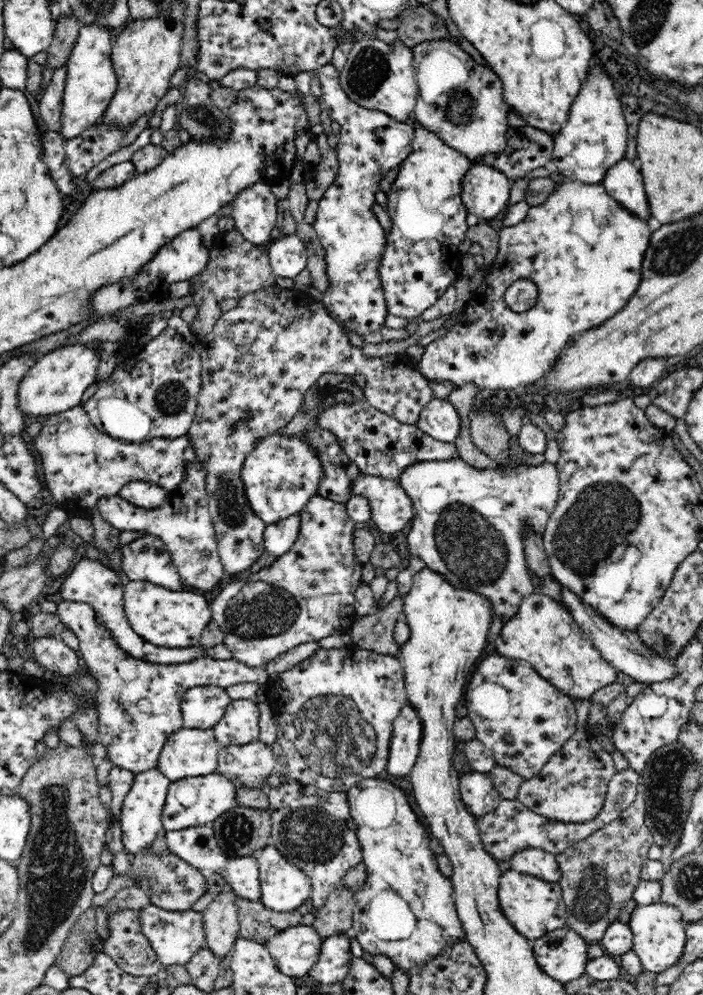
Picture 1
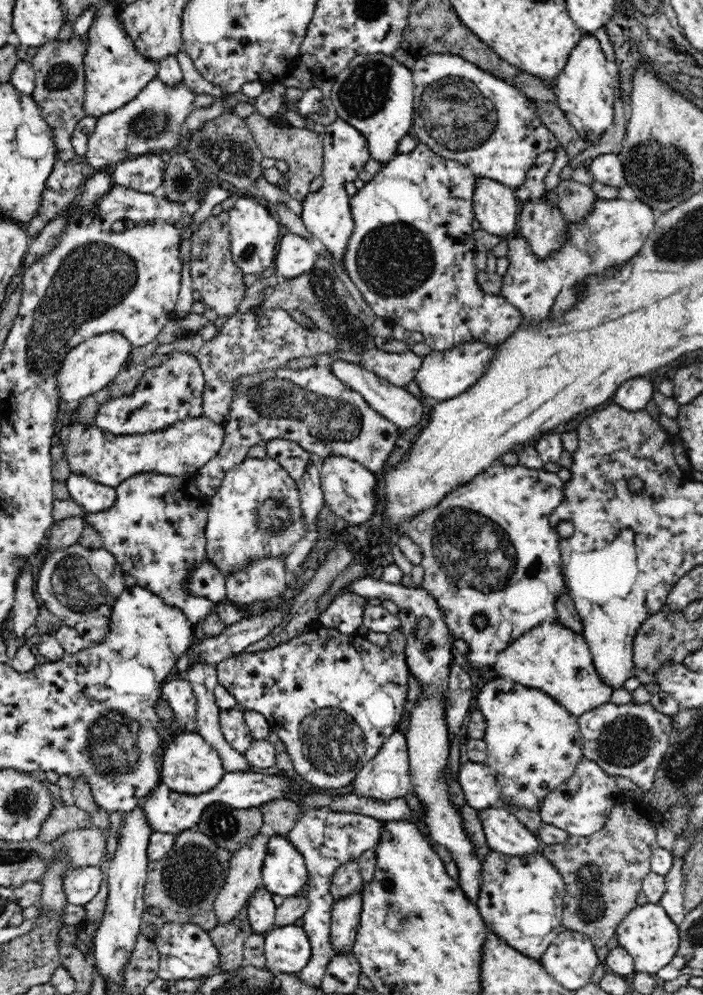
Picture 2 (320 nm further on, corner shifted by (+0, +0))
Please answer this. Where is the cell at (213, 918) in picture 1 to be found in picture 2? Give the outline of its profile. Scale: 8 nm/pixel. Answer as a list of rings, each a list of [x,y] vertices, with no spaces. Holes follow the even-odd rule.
[[[259,833],[231,855],[224,886],[214,901],[219,924],[226,924],[236,917],[248,897],[263,884],[262,867],[271,838]]]

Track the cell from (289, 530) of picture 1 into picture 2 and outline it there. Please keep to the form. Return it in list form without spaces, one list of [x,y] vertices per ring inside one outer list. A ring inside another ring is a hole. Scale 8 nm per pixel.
[[[313,455],[310,458],[310,464],[304,470],[304,474],[296,480],[307,528],[312,527],[313,523],[316,522],[316,516],[318,516],[322,504],[325,503],[321,487],[321,460],[317,455]]]

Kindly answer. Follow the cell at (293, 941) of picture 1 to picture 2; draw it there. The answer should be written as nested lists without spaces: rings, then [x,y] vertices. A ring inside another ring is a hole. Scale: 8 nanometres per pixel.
[[[275,926],[264,937],[266,968],[296,974],[308,964],[312,954],[312,945],[302,926]]]

